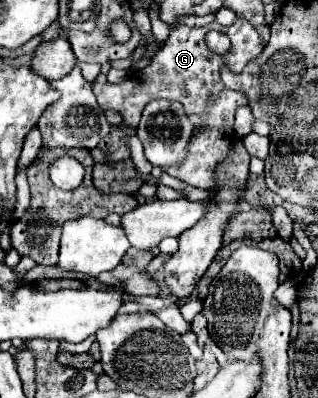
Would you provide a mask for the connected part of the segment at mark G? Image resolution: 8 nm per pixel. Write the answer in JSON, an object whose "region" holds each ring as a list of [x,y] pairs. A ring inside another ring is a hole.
{"region":[[[236,19],[236,23],[230,27],[224,27],[216,21],[206,27],[198,27],[198,29],[178,25],[178,27],[170,29],[168,41],[152,57],[152,63],[144,71],[138,71],[128,81],[118,83],[118,85],[110,85],[110,83],[94,85],[94,95],[98,99],[98,105],[104,111],[106,109],[118,111],[126,123],[138,123],[142,109],[152,99],[170,99],[170,101],[182,103],[186,115],[190,117],[190,121],[198,133],[194,133],[194,137],[190,141],[190,153],[188,153],[186,161],[182,161],[182,165],[178,165],[178,169],[164,169],[164,173],[168,173],[180,181],[186,181],[188,185],[194,185],[198,189],[210,189],[214,185],[216,165],[228,155],[228,149],[234,139],[236,107],[248,103],[244,93],[230,91],[222,85],[220,67],[224,63],[228,63],[232,73],[242,73],[246,63],[256,59],[262,49],[264,47],[260,43],[260,35],[244,19]],[[210,29],[228,33],[228,37],[232,39],[232,49],[226,55],[216,55],[206,47],[204,35]]]}

